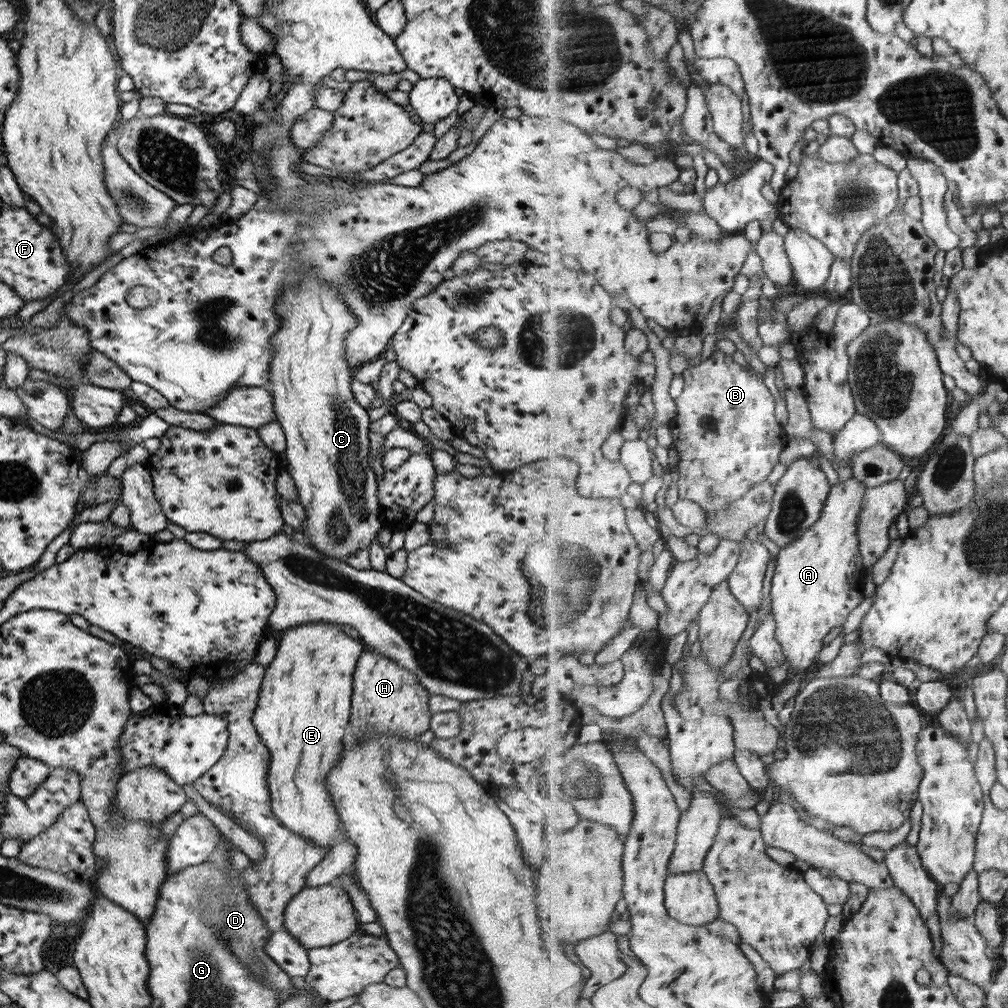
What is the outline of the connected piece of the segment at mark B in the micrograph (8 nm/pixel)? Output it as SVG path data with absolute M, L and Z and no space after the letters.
M714 350L707 360L682 372L684 390L676 399L677 417L671 424L674 450L679 456L680 498L700 504L707 513L727 510L760 482L766 481L779 464L781 452L790 440L775 416L775 398L762 377L733 360L733 355Z

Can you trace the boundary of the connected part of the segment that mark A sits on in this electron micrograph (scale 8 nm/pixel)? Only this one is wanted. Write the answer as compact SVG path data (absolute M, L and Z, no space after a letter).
M855 476L844 482L835 483L825 503L821 518L797 540L780 549L771 581L770 596L772 612L776 618L777 640L786 654L791 676L800 676L809 666L815 664L819 650L824 646L829 630L844 626L850 614L863 602L865 568L860 538L857 536L857 523L864 510L864 498L868 486Z

